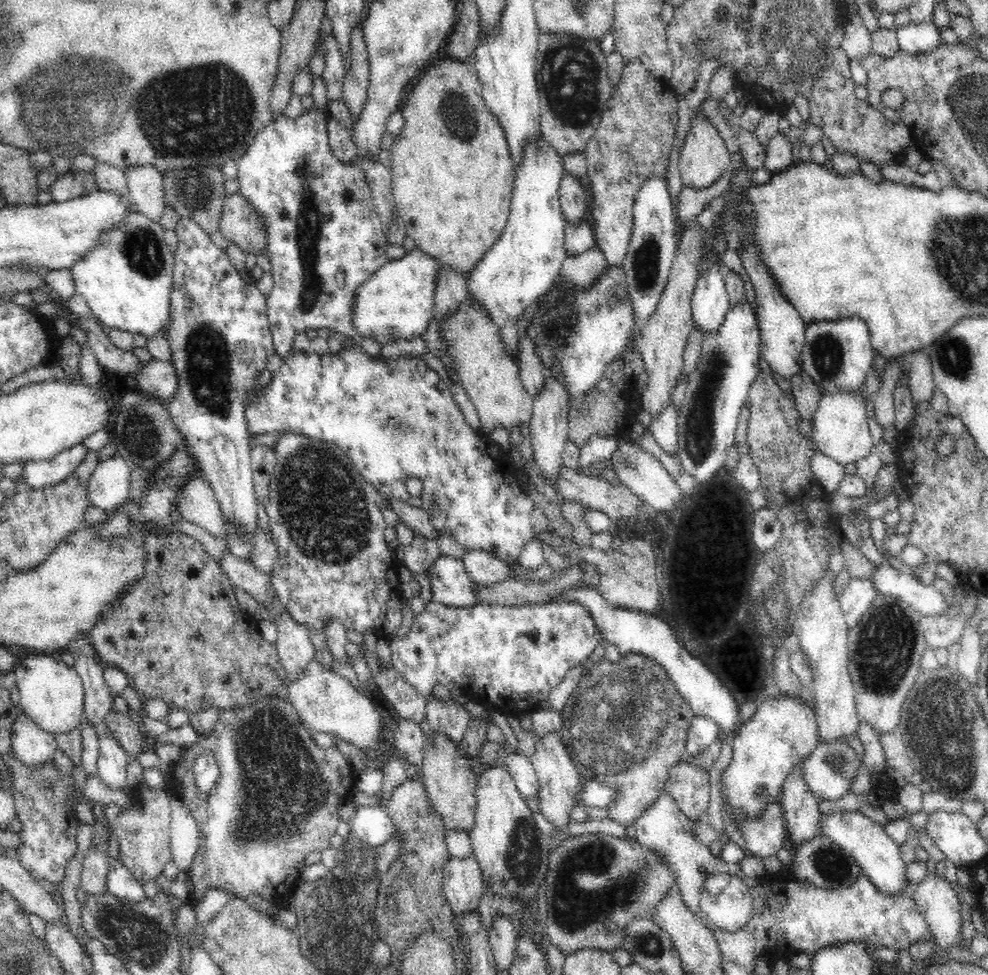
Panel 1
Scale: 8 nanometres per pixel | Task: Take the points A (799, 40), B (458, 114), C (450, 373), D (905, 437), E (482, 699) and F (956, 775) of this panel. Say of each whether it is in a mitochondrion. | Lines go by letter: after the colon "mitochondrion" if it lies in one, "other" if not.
A: mitochondrion
B: mitochondrion
C: other
D: other
E: other
F: mitochondrion

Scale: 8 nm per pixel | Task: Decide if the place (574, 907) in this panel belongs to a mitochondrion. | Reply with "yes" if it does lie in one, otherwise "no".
yes

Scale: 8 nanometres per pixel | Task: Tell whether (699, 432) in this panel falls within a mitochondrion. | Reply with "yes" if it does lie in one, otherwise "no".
yes

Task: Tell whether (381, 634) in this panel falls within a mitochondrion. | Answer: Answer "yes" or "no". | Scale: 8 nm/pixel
no

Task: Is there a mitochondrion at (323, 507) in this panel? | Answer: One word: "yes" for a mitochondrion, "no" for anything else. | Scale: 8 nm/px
yes

